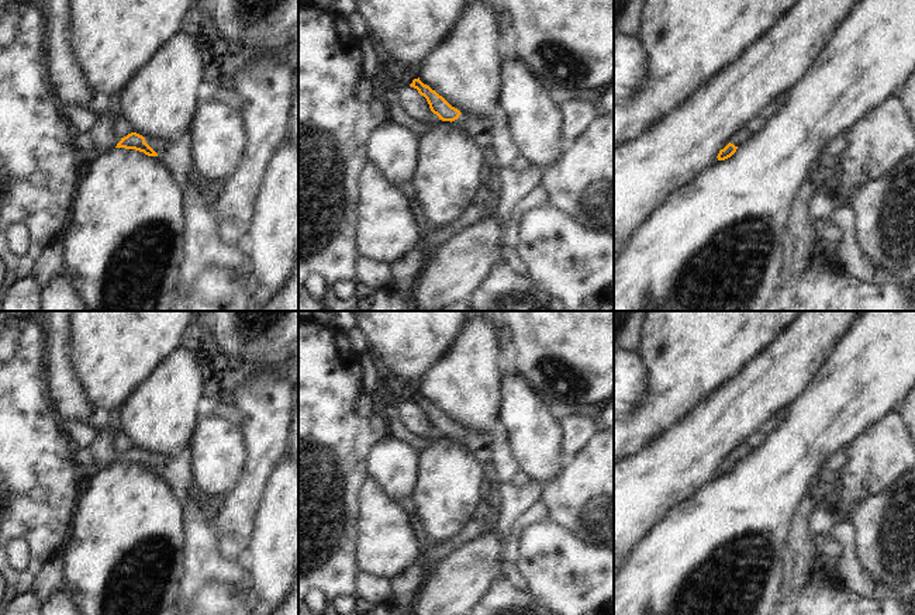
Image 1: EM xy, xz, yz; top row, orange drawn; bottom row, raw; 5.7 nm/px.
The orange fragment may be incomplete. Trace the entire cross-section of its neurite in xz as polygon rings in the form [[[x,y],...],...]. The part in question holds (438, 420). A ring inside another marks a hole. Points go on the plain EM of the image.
[[[419,393],[410,400],[424,411],[434,429],[442,436],[450,436],[456,443],[462,445],[470,456],[479,463],[488,462],[493,449],[493,436],[460,428],[452,422],[442,411],[439,411],[429,401],[424,400]]]

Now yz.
[[[742,445],[739,449],[736,449],[731,455],[731,457],[724,464],[719,466],[719,469],[717,471],[718,476],[725,476],[725,474],[731,473],[736,467],[736,464],[739,462],[742,462],[743,459],[746,459],[752,452],[753,450],[749,449],[746,445]]]

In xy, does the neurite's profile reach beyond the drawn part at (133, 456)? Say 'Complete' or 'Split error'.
Split error

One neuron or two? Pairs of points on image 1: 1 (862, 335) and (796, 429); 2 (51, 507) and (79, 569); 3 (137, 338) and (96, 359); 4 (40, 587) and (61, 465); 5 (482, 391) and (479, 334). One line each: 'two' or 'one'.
1: one
2: two
3: one
4: two
5: one

